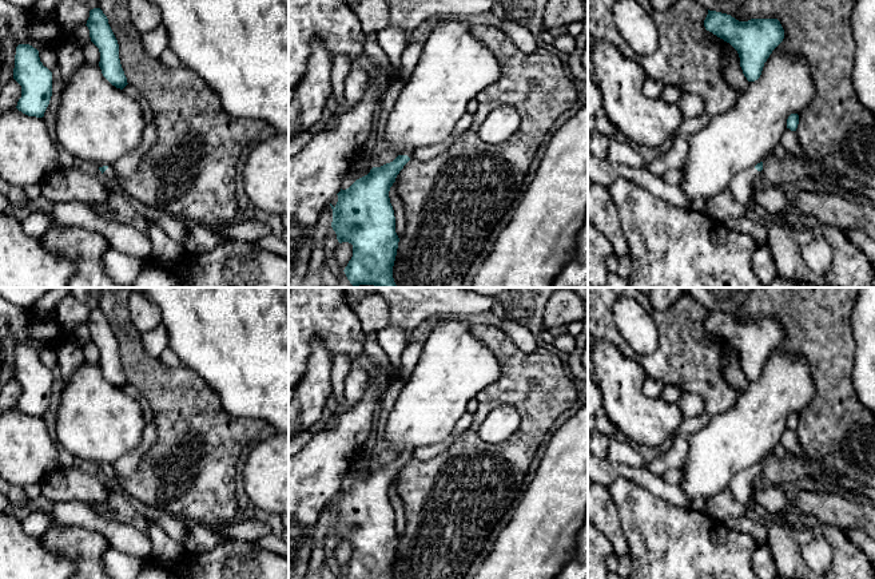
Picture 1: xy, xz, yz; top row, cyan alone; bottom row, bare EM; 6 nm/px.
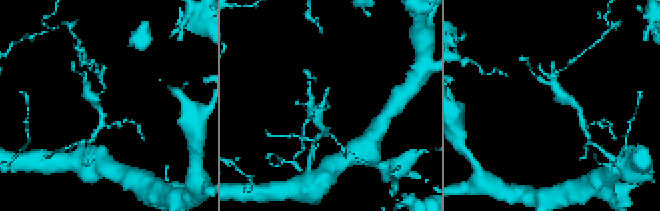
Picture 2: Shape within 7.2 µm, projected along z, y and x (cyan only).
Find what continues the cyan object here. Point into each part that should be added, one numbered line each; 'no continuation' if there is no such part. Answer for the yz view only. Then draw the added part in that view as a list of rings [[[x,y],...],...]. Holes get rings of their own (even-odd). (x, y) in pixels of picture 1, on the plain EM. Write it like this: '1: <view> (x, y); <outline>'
1: yz (742, 486); [[[755,467],[739,472],[732,480],[731,480],[731,492],[735,496],[735,499],[740,503],[748,503],[752,489],[756,484],[756,481],[760,477],[760,471],[757,471]]]

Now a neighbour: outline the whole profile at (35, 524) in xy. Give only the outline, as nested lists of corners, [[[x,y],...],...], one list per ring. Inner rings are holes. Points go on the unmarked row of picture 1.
[[[32,512],[20,520],[23,531],[33,538],[43,536],[53,523],[57,523],[51,513]]]

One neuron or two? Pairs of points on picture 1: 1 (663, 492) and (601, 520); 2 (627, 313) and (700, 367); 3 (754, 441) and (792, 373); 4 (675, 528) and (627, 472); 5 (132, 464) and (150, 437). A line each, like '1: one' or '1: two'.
1: two
2: two
3: one
4: two
5: one

